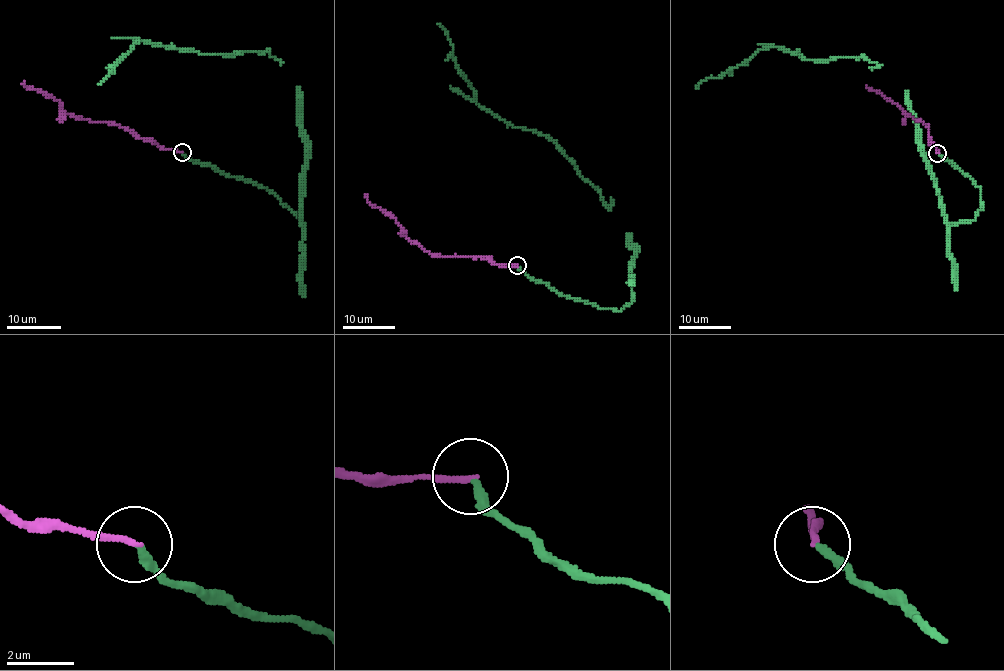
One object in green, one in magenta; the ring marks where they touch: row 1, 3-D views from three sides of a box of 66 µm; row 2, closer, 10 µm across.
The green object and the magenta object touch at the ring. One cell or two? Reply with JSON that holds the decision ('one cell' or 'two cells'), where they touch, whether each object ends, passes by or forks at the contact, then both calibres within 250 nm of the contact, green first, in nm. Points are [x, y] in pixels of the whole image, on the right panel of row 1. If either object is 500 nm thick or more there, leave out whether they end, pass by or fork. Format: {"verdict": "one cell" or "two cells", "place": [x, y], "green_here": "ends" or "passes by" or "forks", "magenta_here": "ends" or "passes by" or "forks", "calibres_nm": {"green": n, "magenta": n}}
{"verdict": "one cell", "place": [937, 153], "green_here": "ends", "magenta_here": "ends", "calibres_nm": {"green": 260, "magenta": 180}}

